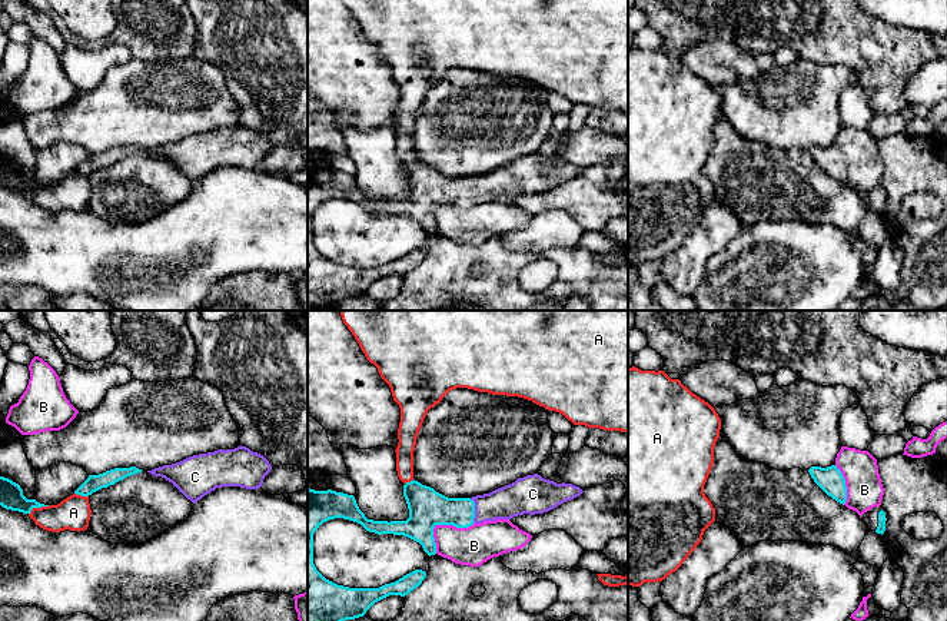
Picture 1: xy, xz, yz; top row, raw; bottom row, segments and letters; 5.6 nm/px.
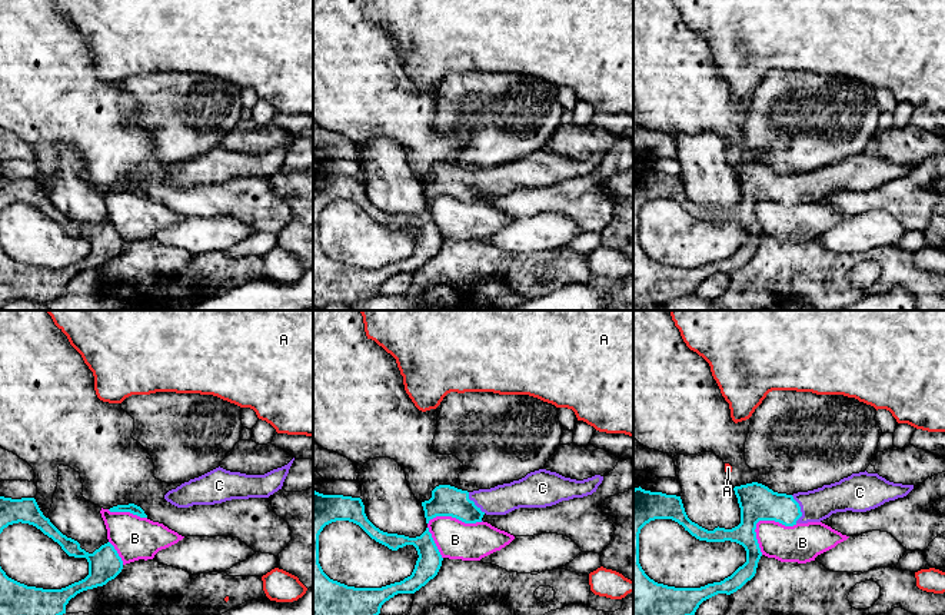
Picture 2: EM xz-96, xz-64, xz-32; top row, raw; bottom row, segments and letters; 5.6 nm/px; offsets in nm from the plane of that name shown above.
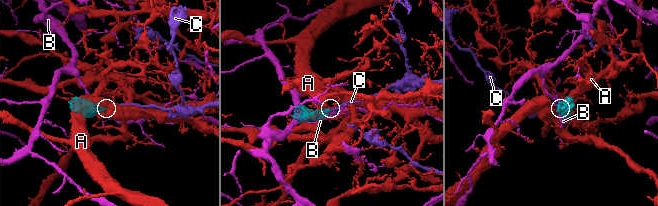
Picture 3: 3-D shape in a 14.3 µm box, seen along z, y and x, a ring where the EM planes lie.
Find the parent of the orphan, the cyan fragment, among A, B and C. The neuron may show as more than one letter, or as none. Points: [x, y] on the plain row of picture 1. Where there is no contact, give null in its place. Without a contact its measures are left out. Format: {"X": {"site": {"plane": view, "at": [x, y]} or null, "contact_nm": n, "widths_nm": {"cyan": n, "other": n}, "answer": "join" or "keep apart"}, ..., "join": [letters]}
{"A": {"site": {"plane": "xy", "at": [37, 186]}, "contact_nm": 130, "widths_nm": {"cyan": 130, "other": 190}, "answer": "keep apart"}, "B": {"site": {"plane": "xz", "at": [441, 203]}, "contact_nm": 280, "widths_nm": {"cyan": 200, "other": 220}, "answer": "keep apart"}, "C": {"site": {"plane": "xz", "at": [474, 191]}, "contact_nm": 150, "widths_nm": {"cyan": 200, "other": 180}, "answer": "join"}, "join": ["C"]}

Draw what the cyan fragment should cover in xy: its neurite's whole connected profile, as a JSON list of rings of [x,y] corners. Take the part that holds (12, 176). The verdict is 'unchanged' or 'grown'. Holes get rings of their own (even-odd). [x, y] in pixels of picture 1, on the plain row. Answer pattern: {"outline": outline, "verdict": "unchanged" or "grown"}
{"outline": [[[0,156],[0,185],[23,193],[30,193],[33,187],[49,186],[36,179],[27,179],[20,165],[4,156]]], "verdict": "unchanged"}

